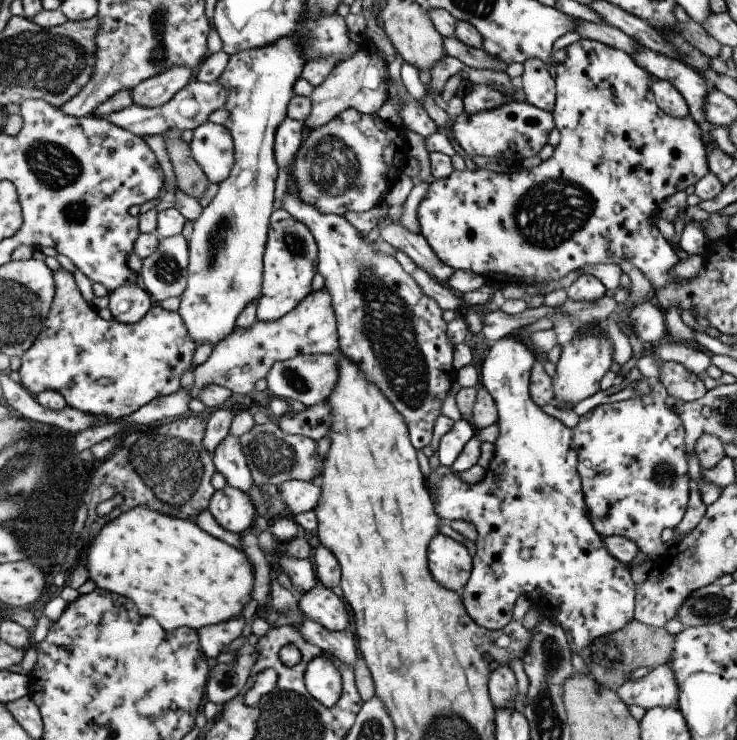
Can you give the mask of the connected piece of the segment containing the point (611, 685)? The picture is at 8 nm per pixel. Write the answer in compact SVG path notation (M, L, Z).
M634 619L622 630L592 640L579 655L598 684L618 692L629 680L632 670L642 666L656 668L666 662L672 662L672 652L674 652L674 634L670 634L664 627L653 627Z

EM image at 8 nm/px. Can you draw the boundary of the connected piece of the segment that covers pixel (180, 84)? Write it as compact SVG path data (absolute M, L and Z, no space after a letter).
M172 66L164 72L142 80L132 90L132 103L154 108L166 104L174 94L182 90L192 80L192 70L186 66Z

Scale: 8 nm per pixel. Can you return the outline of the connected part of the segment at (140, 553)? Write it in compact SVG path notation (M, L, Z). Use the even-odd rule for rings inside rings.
M136 506L136 508L128 510L128 512L124 512L122 516L118 516L116 520L110 520L110 522L100 530L100 534L90 542L90 546L88 546L86 554L84 554L83 564L84 568L86 568L86 572L88 572L88 578L96 584L98 589L130 598L130 600L134 601L134 604L136 604L142 616L154 616L160 623L160 626L168 633L180 627L190 627L197 631L205 626L214 626L221 622L228 622L228 620L232 620L232 618L236 618L236 616L243 616L242 612L244 607L252 600L254 567L244 551L240 552L240 550L236 550L234 546L230 546L230 544L226 544L226 542L222 542L222 540L210 536L208 532L202 530L194 521L174 518L174 516L168 516L167 514L160 514L160 512L154 512L154 510L146 508L146 506Z

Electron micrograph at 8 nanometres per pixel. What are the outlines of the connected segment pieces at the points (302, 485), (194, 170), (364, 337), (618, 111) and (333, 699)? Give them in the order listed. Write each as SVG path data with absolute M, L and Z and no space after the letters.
M288 480L278 486L278 494L294 516L314 510L318 506L322 490L318 482Z
M168 130L161 134L176 174L178 188L196 200L200 200L210 182L204 171L190 156L190 145L182 140L181 132Z
M287 192L282 198L282 206L294 219L310 229L318 244L317 273L325 280L326 292L330 292L337 322L339 351L348 360L358 364L366 378L376 384L376 388L390 400L406 421L411 443L416 450L430 445L436 418L441 415L442 400L448 396L457 370L453 365L455 344L446 336L447 322L442 318L443 310L436 300L422 292L416 280L408 274L392 255L380 254L372 248L361 232L350 222L335 214L322 214L312 204L300 200L298 194Z
M580 39L552 54L552 61L556 67L555 87L557 97L552 112L555 127L560 131L560 143L555 146L553 155L532 169L523 169L520 172L496 173L486 169L477 168L475 171L467 169L454 172L448 178L434 180L428 186L428 192L424 200L417 208L418 222L420 223L420 234L426 238L436 256L450 265L454 270L470 270L489 278L492 276L506 276L514 283L519 283L526 278L532 278L534 284L544 290L550 282L562 280L572 270L578 270L586 264L617 264L622 260L630 260L642 274L650 281L652 291L668 286L670 282L682 284L684 280L672 274L672 268L676 266L678 252L676 246L666 241L660 234L660 230L654 224L654 219L659 217L661 204L668 200L673 194L684 191L688 186L695 185L698 180L704 178L709 170L706 160L705 146L702 142L702 132L698 130L698 124L690 118L672 118L666 112L662 112L655 101L652 90L654 84L650 74L640 68L632 57L626 52L606 46L601 42L588 39Z
M312 658L304 670L304 684L308 694L326 708L332 708L342 696L342 676L332 658Z

